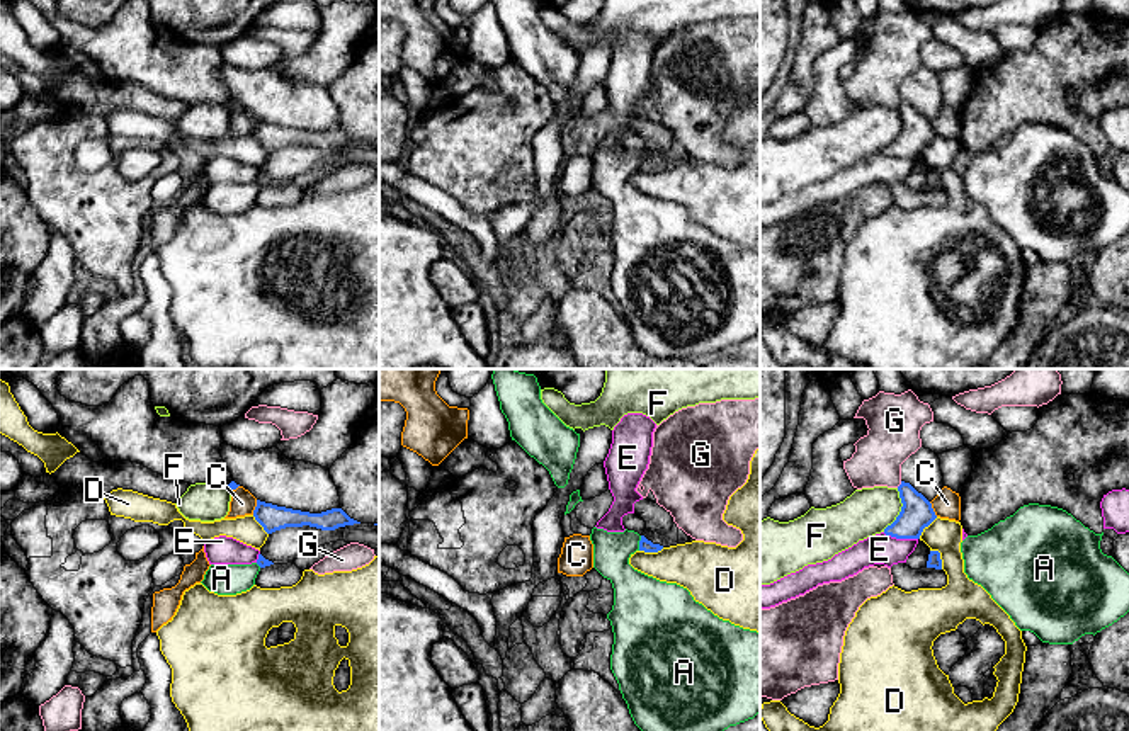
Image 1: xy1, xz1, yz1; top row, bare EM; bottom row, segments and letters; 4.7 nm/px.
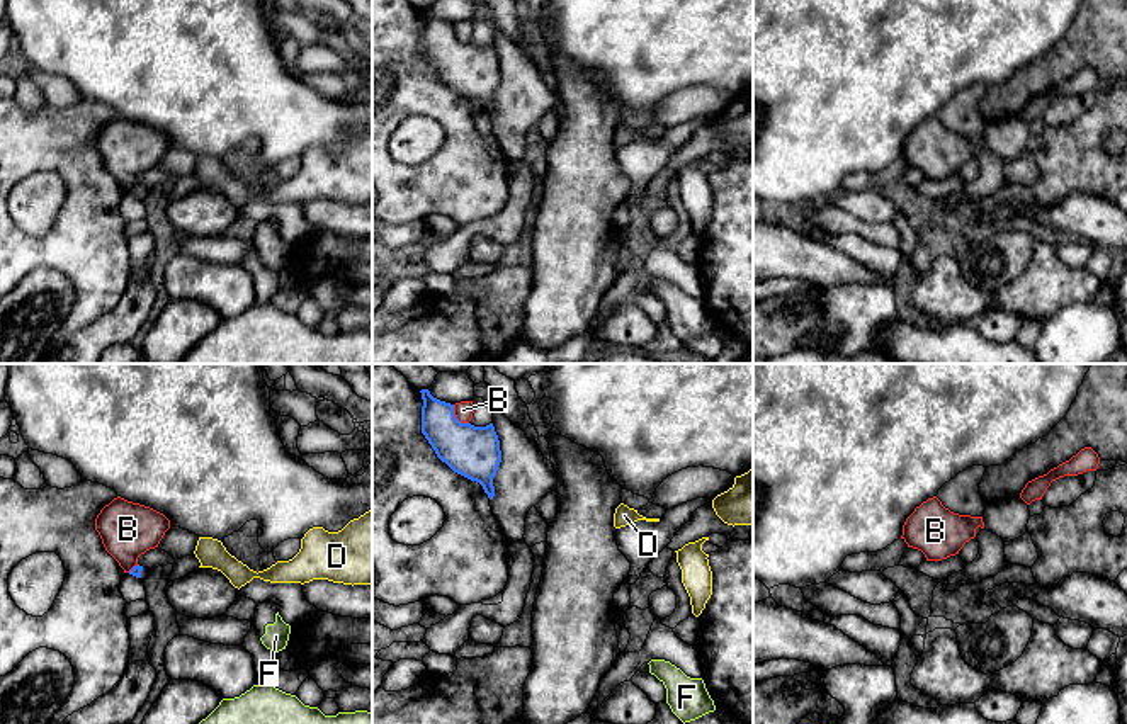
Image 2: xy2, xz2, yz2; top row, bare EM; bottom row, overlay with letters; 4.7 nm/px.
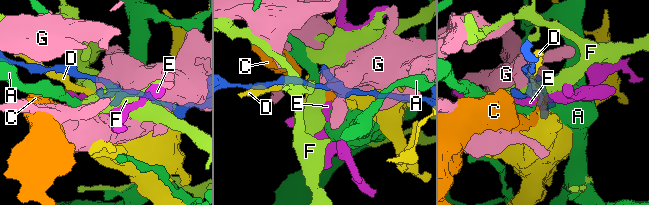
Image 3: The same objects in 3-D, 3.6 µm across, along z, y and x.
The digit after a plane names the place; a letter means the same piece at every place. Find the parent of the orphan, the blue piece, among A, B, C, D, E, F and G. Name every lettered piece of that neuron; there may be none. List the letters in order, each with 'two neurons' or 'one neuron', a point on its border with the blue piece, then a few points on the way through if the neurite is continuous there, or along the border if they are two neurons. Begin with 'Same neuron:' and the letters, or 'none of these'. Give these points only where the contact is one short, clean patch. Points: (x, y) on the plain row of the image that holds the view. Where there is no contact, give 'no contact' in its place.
Same neuron: none of these
A: two neurons; meets blue in xz1 at (640, 162); border along xz1 (641, 155), (638, 169)
B: two neurons; meets blue in xz2 at (454, 36)
C: two neurons; meets blue in xy1 at (255, 126); border along xy1 (257, 119), (252, 133)
D: two neurons; meets blue in yz1 at (939, 175)
E: two neurons; meets blue in yz1 at (900, 157); border along yz1 (883, 152), (893, 157), (917, 158)
F: two neurons; meets blue in yz1 at (902, 130)
G: two neurons; meets blue in yz1 at (900, 104)

